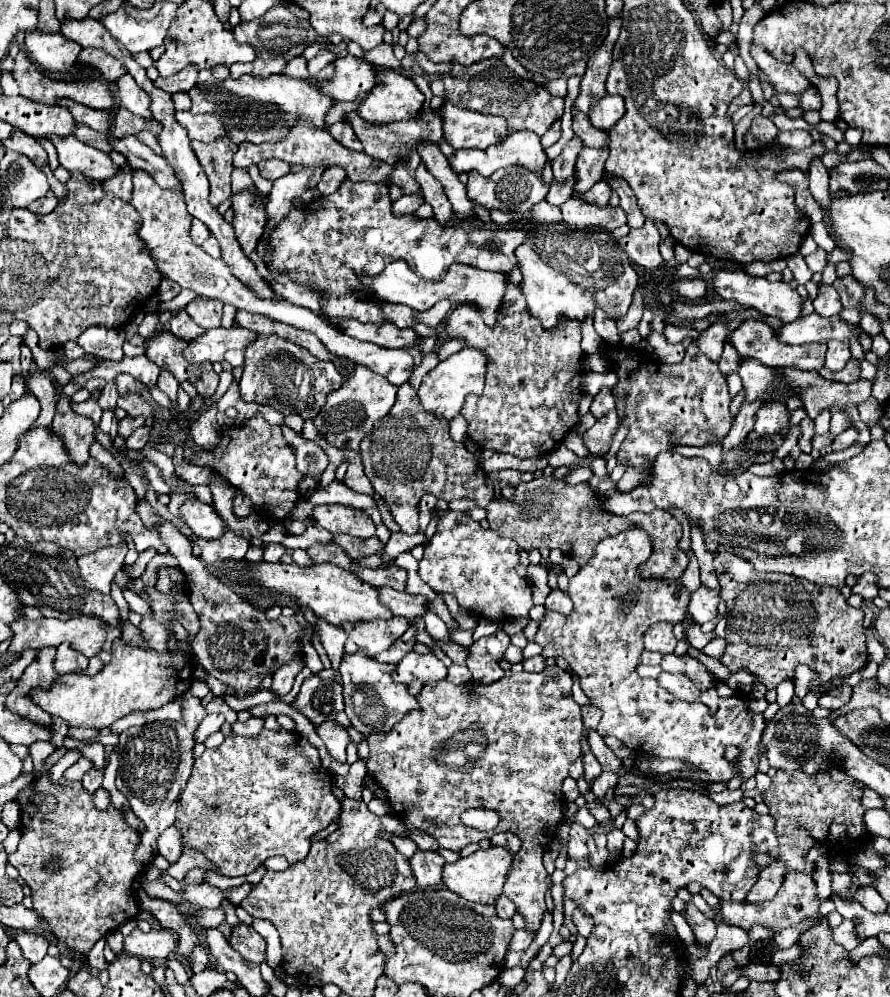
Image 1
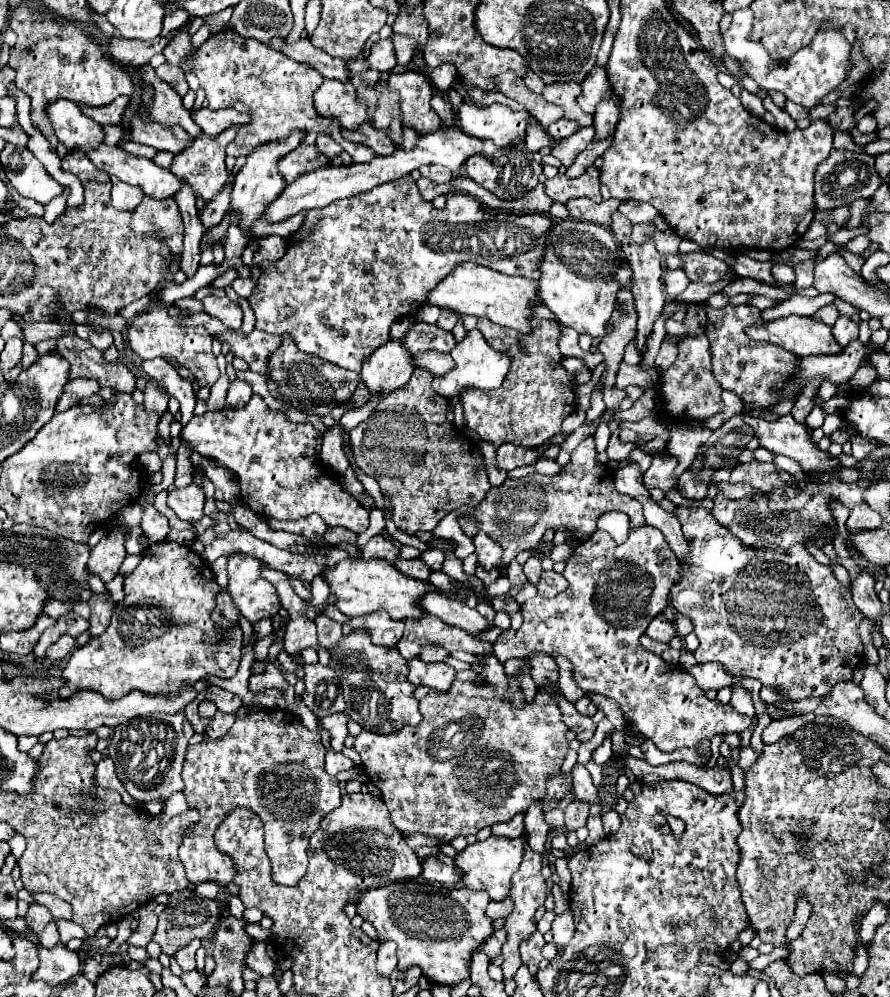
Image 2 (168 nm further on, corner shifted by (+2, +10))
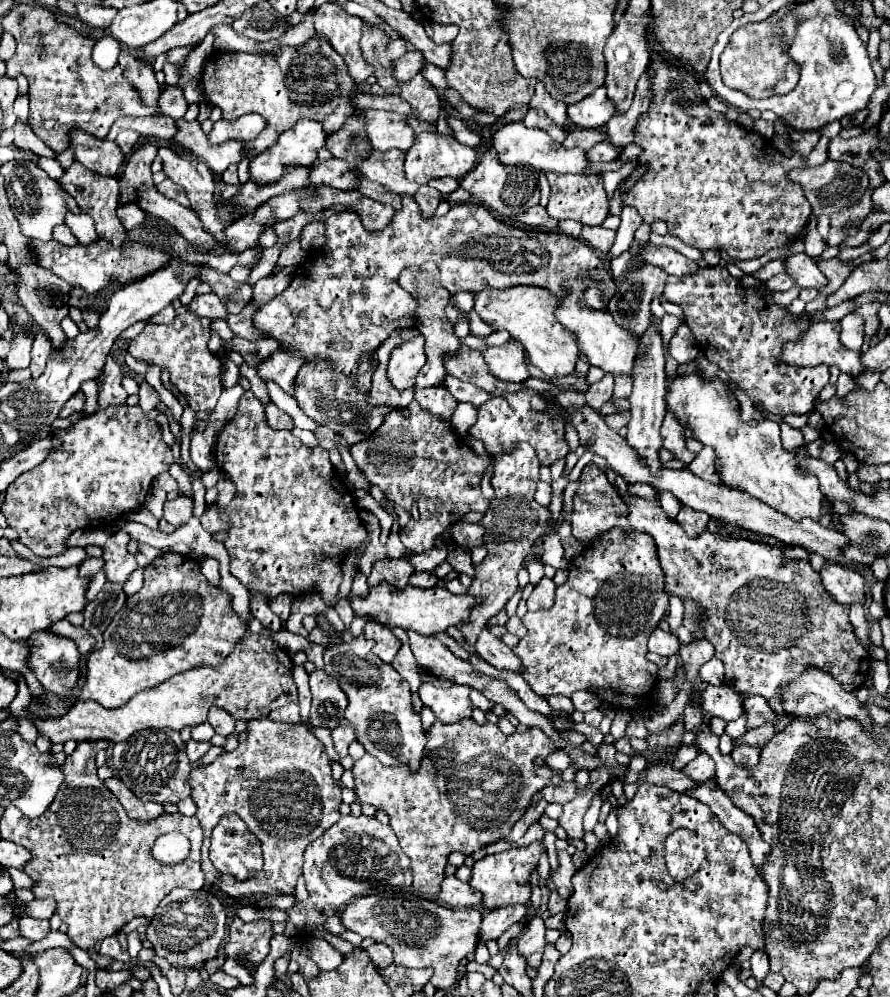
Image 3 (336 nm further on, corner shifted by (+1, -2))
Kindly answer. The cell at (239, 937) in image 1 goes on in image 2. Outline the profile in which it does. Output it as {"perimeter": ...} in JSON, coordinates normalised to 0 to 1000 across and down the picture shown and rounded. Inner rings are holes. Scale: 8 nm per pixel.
{"perimeter":[[[283,944],[283,952],[276,960],[276,966],[290,978],[306,978],[310,984],[315,984],[315,980],[317,980],[312,966],[308,962],[303,962],[299,956],[299,944]]]}

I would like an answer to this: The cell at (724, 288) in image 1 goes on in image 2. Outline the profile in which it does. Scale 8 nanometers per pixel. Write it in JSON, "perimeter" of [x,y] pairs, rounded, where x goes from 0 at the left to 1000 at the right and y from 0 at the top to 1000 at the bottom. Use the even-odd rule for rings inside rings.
{"perimeter":[[[764,254],[764,258],[769,262],[766,272],[773,276],[778,284],[804,284],[820,272],[818,264],[796,254]]]}

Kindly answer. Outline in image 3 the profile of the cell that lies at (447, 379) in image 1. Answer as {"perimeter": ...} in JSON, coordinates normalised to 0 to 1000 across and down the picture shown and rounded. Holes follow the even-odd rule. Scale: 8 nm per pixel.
{"perimeter":[[[581,342],[565,348],[543,350],[543,360],[549,366],[549,372],[563,382],[585,384],[594,378],[590,370],[590,352]]]}

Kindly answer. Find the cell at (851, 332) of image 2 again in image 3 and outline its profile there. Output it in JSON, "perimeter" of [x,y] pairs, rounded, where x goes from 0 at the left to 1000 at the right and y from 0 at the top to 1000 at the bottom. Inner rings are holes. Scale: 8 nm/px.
{"perimeter":[[[954,314],[945,320],[945,346],[956,352],[965,352],[970,346],[970,318]]]}

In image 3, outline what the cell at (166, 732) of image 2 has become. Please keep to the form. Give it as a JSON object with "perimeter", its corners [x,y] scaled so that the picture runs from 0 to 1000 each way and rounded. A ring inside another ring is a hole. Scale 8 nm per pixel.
{"perimeter":[[[163,731],[145,741],[129,745],[125,753],[125,765],[129,777],[158,801],[158,803],[174,803],[174,805],[199,805],[212,799],[212,773],[215,763],[208,755],[208,745],[201,739],[201,733],[194,731]]]}

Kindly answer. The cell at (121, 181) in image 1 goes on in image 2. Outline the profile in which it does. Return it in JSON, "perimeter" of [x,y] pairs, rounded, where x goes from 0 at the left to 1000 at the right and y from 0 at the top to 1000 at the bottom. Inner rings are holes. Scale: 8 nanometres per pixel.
{"perimeter":[[[126,180],[126,206],[135,212],[151,212],[157,206],[157,200],[162,194],[157,188],[148,188],[144,184],[137,184],[135,180]]]}

